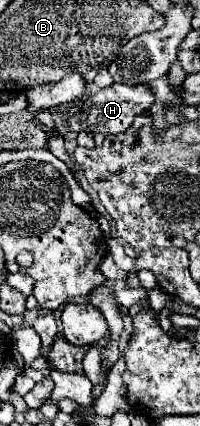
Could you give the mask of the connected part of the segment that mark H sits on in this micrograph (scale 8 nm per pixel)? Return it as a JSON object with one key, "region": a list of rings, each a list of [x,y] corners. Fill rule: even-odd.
{"region":[[[114,83],[94,95],[90,95],[86,99],[86,109],[74,113],[68,121],[68,127],[74,131],[74,133],[80,133],[80,131],[88,131],[88,133],[102,133],[102,135],[116,135],[116,133],[122,133],[126,127],[132,125],[134,117],[138,113],[146,113],[150,111],[150,107],[154,105],[156,97],[150,89],[150,85],[136,85],[136,87],[128,87],[128,85],[122,85],[122,83]]]}

